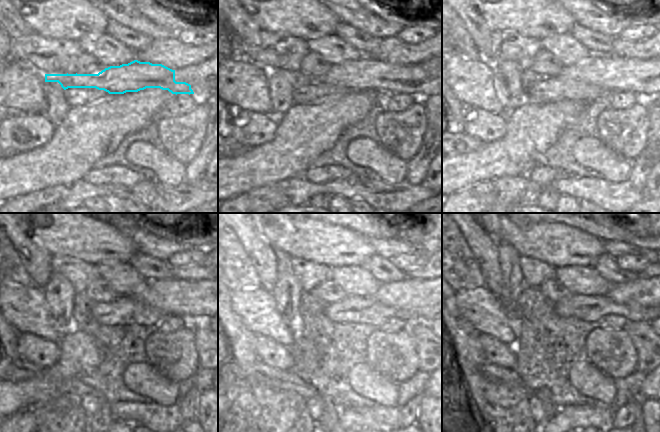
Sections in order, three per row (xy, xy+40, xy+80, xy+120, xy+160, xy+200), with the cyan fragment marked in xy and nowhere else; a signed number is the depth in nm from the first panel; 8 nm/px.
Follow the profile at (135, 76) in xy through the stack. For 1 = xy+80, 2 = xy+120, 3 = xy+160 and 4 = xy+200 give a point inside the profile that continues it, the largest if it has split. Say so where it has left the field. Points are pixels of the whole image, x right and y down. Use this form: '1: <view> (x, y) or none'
1: xy+80 (612, 73)
2: xy+120 (187, 298)
3: xy+160 (420, 296)
4: xy+200 (645, 291)

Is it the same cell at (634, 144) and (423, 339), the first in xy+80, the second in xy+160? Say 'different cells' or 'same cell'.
different cells

